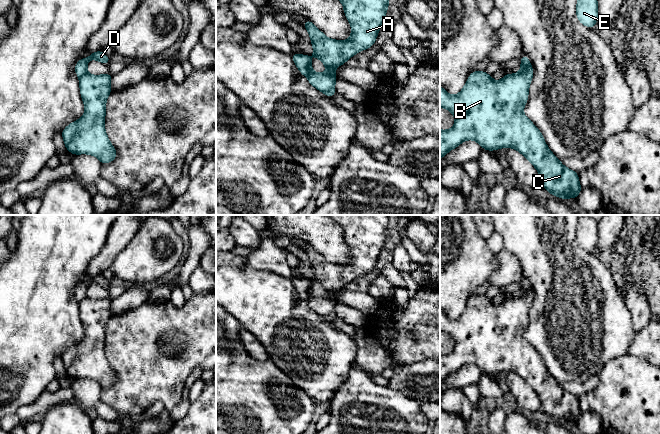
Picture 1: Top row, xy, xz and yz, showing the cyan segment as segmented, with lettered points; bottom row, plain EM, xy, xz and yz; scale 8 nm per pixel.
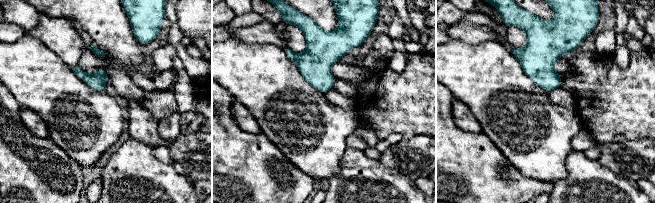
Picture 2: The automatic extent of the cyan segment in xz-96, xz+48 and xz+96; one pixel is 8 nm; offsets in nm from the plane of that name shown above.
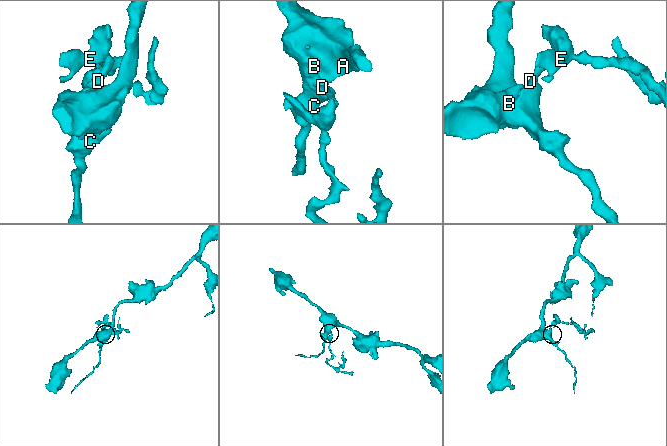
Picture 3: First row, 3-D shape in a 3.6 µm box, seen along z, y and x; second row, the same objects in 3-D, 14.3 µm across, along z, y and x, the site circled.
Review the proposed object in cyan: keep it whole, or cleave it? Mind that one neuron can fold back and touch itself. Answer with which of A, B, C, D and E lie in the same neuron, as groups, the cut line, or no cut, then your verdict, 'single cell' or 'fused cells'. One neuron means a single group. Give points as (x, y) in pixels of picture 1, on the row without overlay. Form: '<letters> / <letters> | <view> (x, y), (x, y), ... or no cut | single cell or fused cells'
A B C / D E | xz (310, 281), (307, 287), (306, 300) | fused cells

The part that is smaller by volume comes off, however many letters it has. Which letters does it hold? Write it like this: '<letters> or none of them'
D, E

